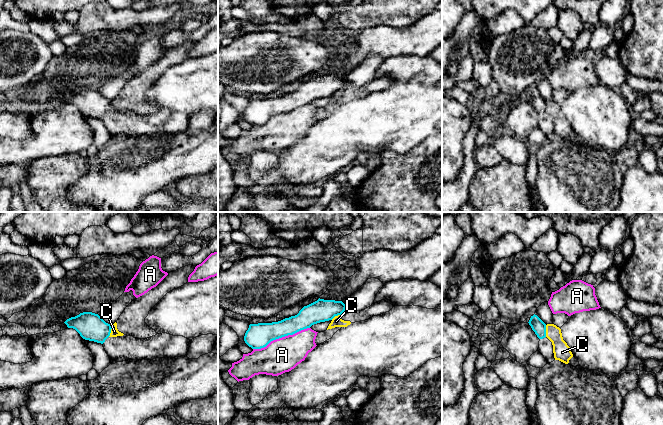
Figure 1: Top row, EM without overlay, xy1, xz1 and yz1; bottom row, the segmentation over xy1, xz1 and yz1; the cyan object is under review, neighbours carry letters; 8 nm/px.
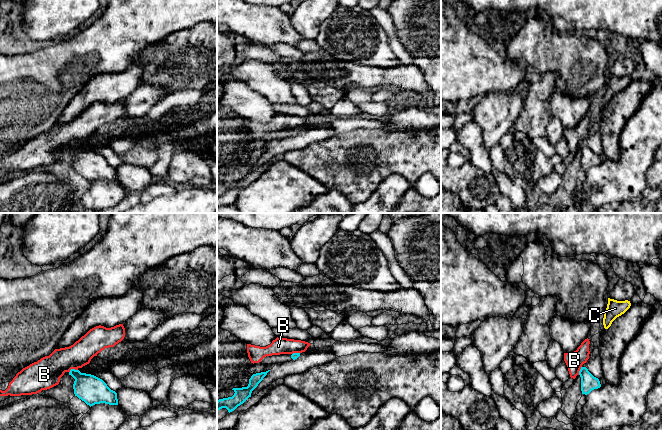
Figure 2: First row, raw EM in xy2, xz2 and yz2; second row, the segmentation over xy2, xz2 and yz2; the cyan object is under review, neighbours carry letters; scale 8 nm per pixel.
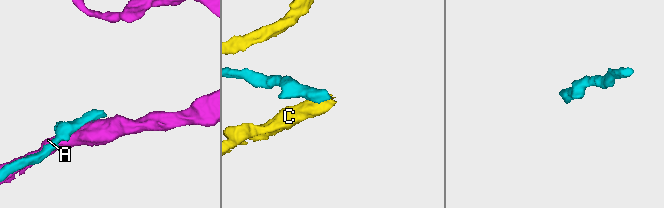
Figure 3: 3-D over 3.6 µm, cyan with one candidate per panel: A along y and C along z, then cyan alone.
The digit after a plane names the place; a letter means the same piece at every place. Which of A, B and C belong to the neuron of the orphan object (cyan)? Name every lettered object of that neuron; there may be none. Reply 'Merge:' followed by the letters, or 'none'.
Merge: none

